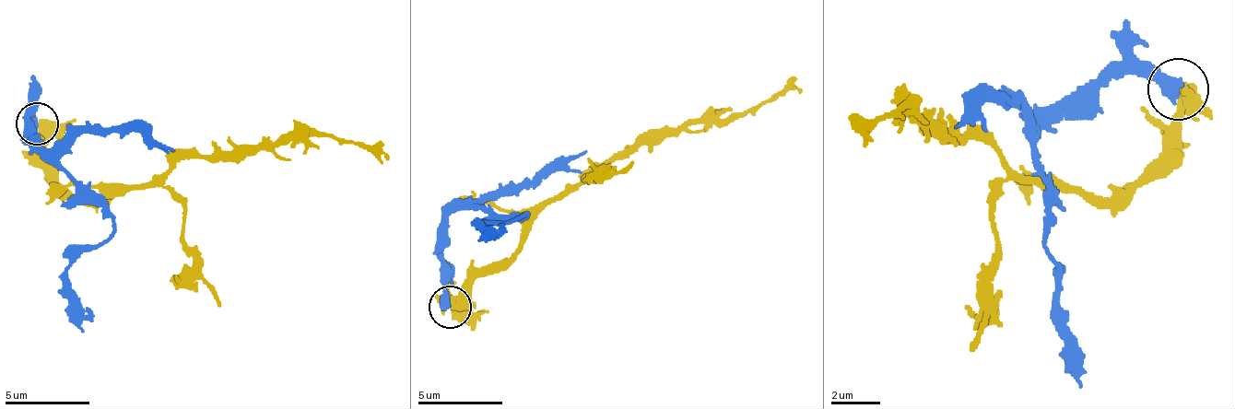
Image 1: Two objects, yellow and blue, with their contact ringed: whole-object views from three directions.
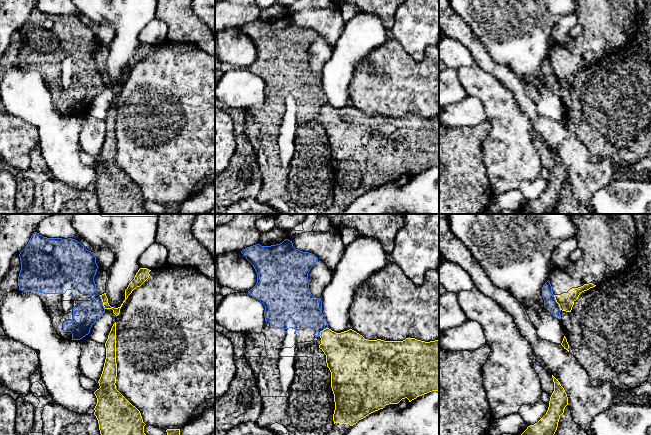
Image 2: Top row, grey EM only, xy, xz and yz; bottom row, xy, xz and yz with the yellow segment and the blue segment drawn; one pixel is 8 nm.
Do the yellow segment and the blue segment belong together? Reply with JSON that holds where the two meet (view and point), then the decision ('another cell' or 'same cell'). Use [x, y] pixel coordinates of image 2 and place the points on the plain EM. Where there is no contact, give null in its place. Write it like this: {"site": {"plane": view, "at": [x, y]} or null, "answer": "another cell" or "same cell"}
{"site": {"plane": "yz", "at": [557, 78]}, "answer": "another cell"}

